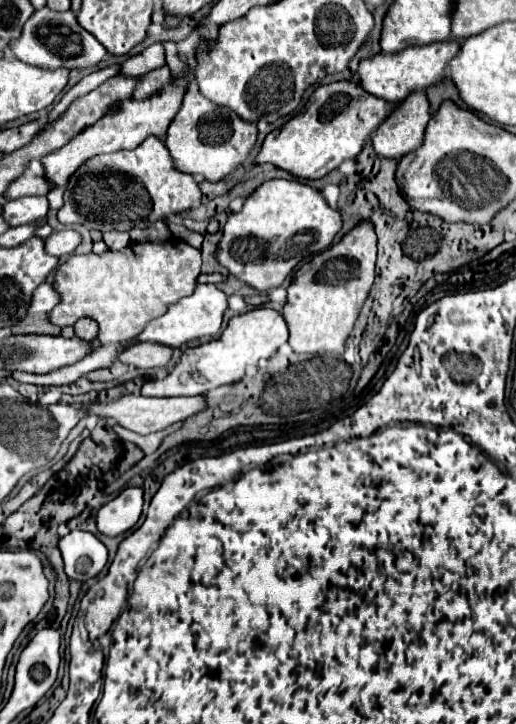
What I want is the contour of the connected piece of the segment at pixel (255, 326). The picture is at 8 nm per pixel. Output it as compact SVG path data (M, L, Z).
M255 308L233 316L223 334L207 344L187 348L179 364L163 380L147 380L141 388L143 396L199 396L223 384L239 382L249 366L257 366L261 358L271 358L277 348L287 342L289 332L285 318L273 308Z

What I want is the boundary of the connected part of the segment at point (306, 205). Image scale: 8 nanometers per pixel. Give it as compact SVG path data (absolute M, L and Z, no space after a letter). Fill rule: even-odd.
M269 180L243 202L239 214L229 214L215 260L247 286L265 292L281 286L299 262L327 250L339 228L339 212L329 208L315 188L297 180Z

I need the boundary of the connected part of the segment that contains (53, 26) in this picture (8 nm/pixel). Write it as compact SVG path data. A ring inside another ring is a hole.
M39 8L33 12L33 16L25 22L23 32L17 40L9 44L9 50L27 64L39 66L39 68L89 68L97 66L107 50L95 40L93 34L81 28L75 14L71 10L65 12L53 12L51 8Z

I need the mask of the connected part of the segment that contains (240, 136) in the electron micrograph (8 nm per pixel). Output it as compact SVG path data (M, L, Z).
M163 42L163 46L165 46L165 54L167 54L167 66L171 68L173 76L177 74L177 76L189 78L189 90L183 98L183 106L181 106L179 114L175 116L175 120L171 122L171 126L167 130L167 140L165 140L165 146L173 158L173 168L177 168L179 172L185 172L185 174L201 174L201 176L205 176L205 180L217 182L217 180L225 178L237 164L241 164L249 156L249 152L257 140L257 126L253 122L245 122L241 116L237 116L229 108L207 100L199 92L199 86L193 80L185 58L179 54L177 44Z

